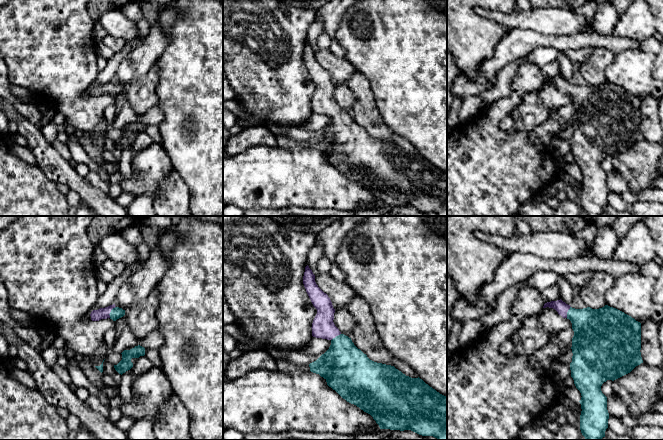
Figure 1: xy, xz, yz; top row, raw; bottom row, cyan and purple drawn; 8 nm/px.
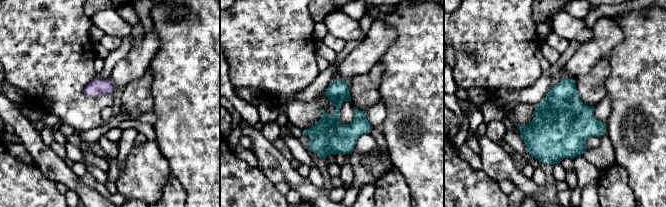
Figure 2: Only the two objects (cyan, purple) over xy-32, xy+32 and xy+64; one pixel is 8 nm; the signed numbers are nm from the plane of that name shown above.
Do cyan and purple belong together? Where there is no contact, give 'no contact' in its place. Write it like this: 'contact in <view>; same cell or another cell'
contact in xy; same cell

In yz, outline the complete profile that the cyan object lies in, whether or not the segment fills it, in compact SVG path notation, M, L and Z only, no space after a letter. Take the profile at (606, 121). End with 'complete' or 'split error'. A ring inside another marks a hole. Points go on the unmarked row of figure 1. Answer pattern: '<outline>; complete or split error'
M561 75L544 80L543 84L553 84L563 94L572 99L571 153L581 169L580 206L586 216L601 216L608 204L609 189L607 173L602 169L601 162L607 156L616 156L630 149L636 142L643 139L641 133L641 99L624 88L605 81L599 85L590 83L575 85Z; split error

